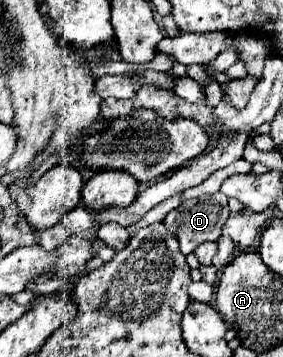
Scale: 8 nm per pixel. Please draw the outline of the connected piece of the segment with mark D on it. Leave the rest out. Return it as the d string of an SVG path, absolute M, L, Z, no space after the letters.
M217 192L183 202L179 208L171 210L163 224L179 240L181 254L191 254L201 242L217 242L221 228L229 218L227 196Z

